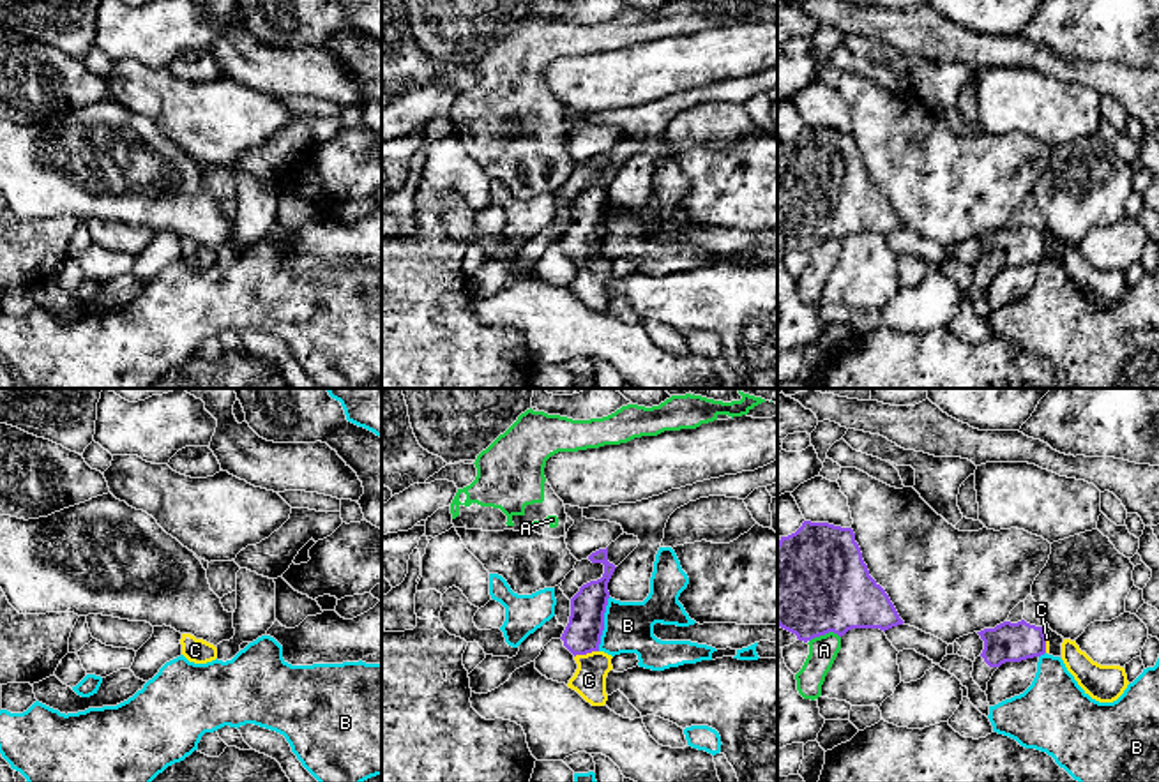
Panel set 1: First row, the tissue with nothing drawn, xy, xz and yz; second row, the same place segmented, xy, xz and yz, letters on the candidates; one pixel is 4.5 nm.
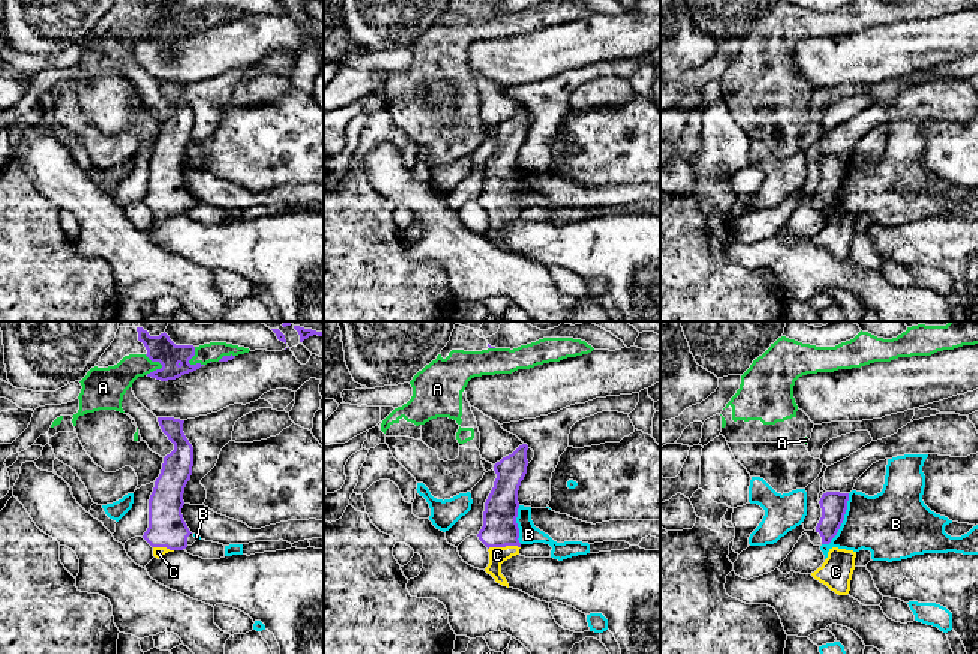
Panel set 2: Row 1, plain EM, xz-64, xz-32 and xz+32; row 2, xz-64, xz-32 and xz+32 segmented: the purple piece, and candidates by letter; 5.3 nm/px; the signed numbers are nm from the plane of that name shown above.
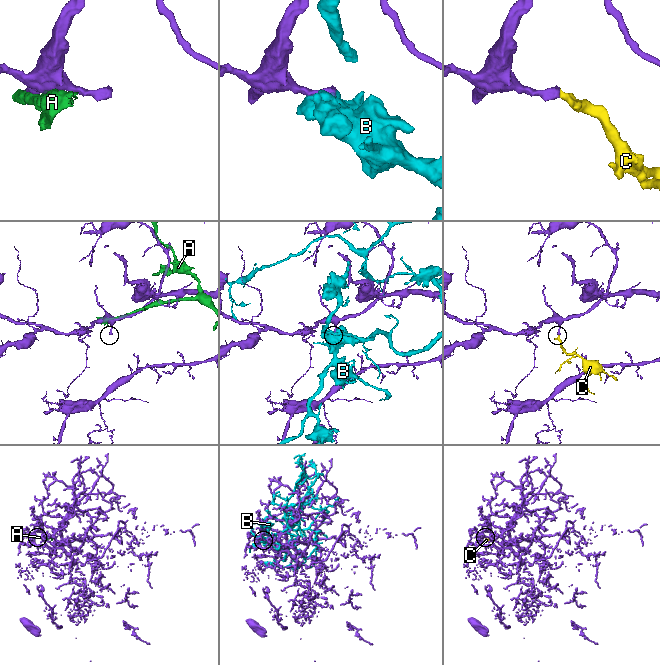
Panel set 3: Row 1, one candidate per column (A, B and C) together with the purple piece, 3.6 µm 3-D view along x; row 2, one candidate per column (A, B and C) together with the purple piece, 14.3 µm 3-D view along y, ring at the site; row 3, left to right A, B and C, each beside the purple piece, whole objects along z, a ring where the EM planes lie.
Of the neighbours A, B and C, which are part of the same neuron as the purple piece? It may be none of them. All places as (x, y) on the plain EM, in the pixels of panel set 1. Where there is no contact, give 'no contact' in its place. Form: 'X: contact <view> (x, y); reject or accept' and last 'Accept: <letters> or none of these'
A: contact yz (824, 239); reject
B: contact xz (603, 228); reject
C: contact xz (585, 258); accept
Accept: C

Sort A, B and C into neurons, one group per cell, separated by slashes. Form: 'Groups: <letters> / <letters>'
Groups: A / B / C

